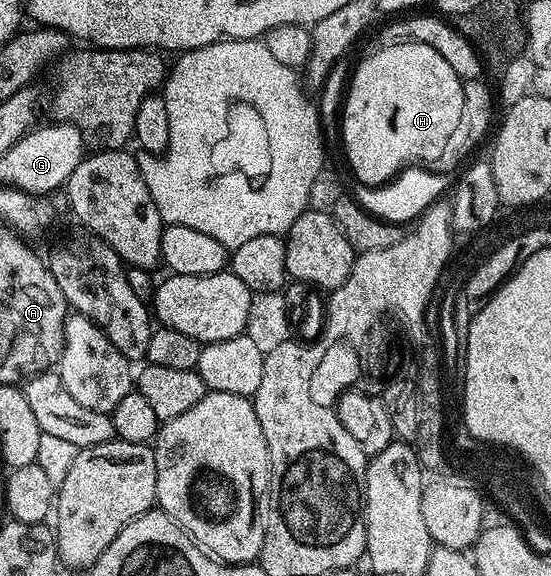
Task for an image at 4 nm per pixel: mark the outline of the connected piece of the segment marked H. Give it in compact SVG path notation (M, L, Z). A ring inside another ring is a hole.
M402 44L382 48L354 65L341 108L341 147L351 152L351 164L355 164L355 172L359 172L363 180L383 180L383 176L391 176L399 164L407 164L407 160L420 160L426 156L437 158L461 119L462 105L463 81L433 46Z

